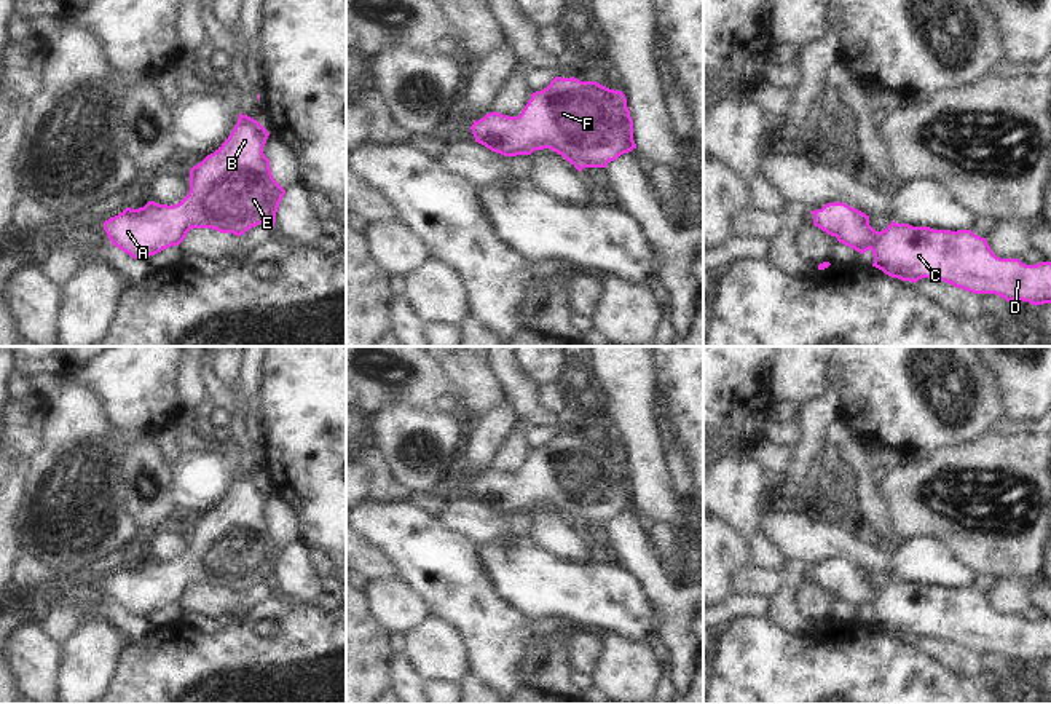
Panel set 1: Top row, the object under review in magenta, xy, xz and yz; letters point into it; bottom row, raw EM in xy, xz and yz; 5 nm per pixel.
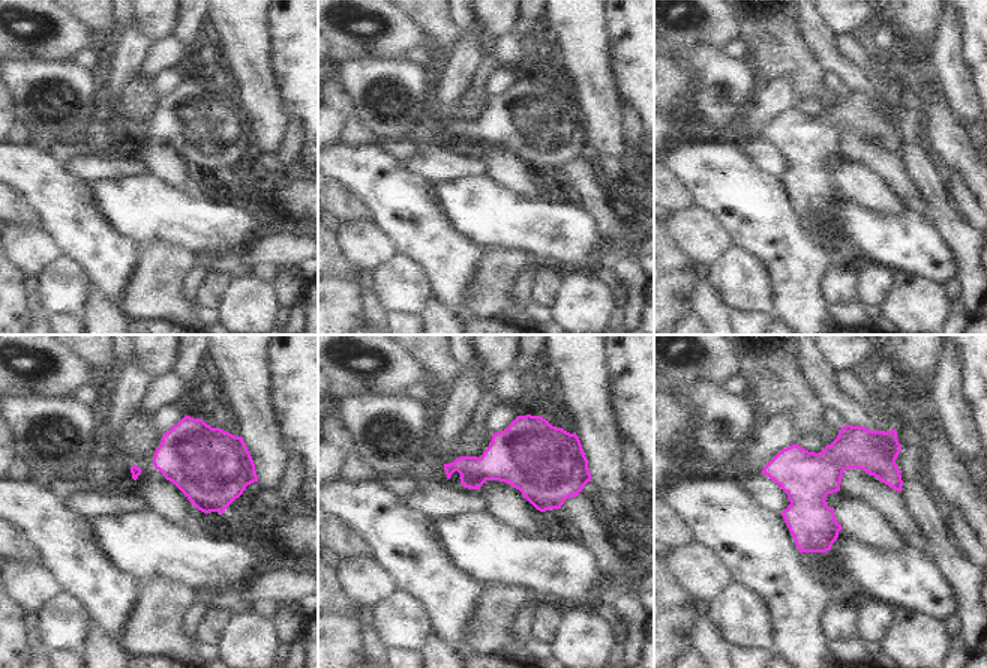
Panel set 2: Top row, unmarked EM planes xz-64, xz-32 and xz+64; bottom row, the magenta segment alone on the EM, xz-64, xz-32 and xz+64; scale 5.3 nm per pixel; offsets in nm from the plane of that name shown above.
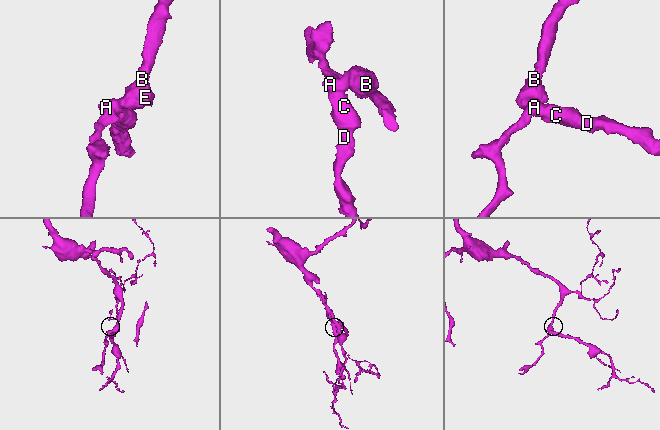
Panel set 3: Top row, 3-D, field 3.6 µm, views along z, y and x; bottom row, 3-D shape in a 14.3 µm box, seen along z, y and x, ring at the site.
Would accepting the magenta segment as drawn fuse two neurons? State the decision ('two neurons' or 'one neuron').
one neuron

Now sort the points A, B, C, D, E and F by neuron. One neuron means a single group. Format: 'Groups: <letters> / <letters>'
Groups: A B C D E F.

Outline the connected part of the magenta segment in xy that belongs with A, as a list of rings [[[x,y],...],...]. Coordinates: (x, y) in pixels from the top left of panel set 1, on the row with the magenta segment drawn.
[[[239,113],[228,139],[190,169],[190,192],[180,203],[167,206],[148,201],[144,208],[126,208],[104,222],[112,244],[132,259],[147,260],[163,249],[179,246],[191,228],[212,228],[241,236],[260,223],[274,227],[285,190],[274,180],[270,160],[263,153],[268,136],[257,120]]]

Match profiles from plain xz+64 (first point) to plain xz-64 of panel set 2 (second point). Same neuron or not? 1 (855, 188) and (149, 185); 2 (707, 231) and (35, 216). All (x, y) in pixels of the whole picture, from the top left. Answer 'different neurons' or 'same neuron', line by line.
1: different neurons
2: different neurons

